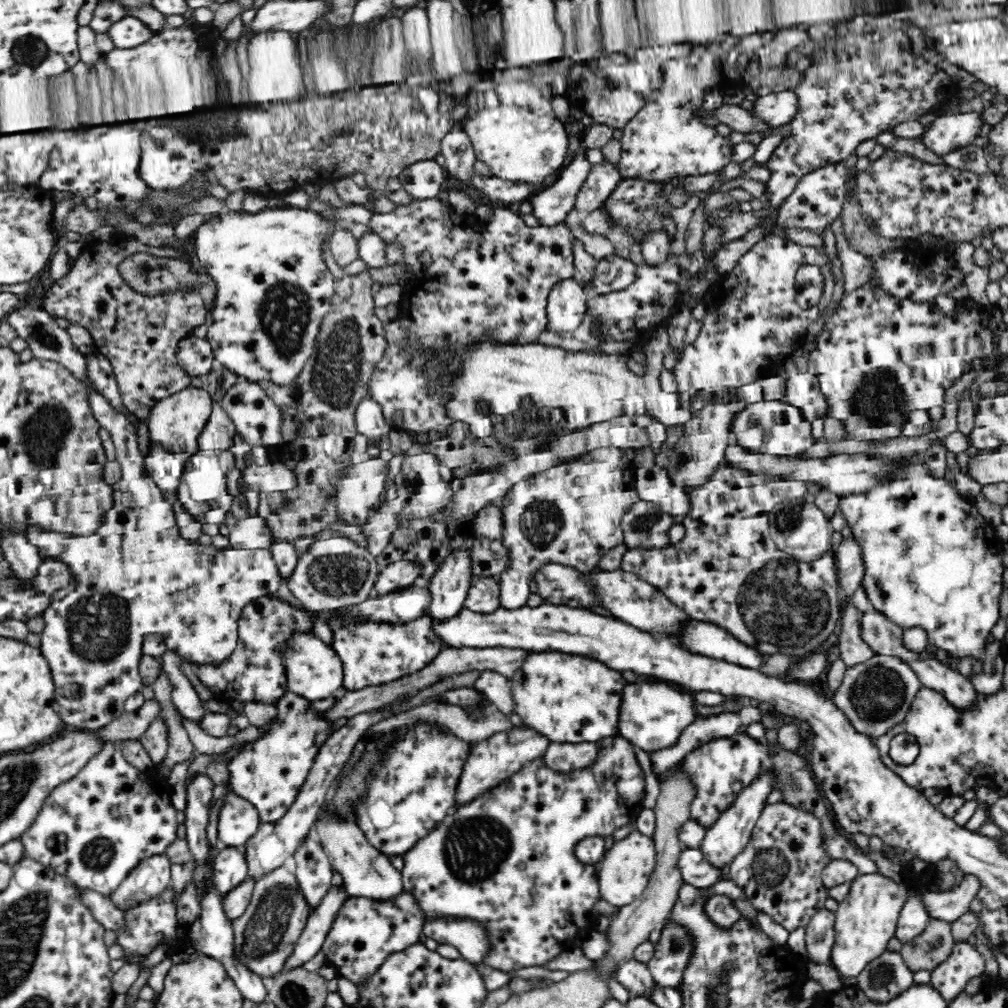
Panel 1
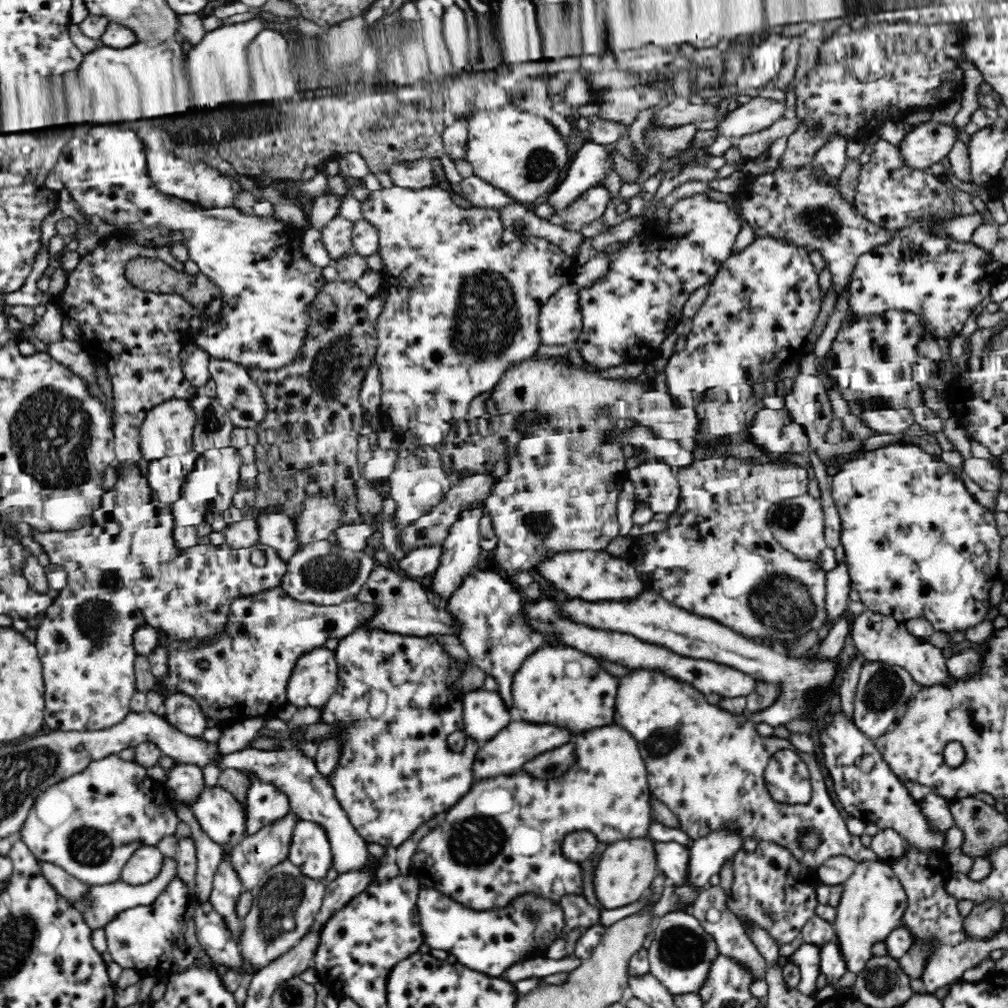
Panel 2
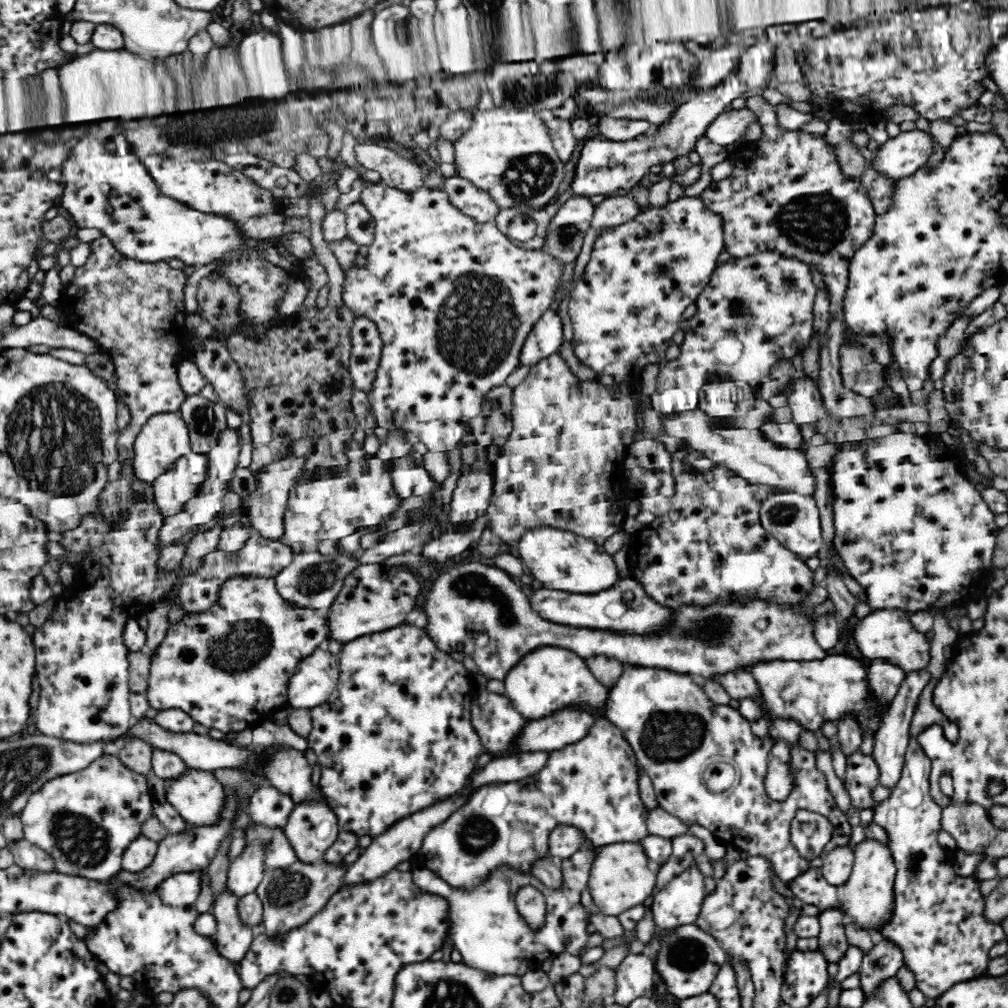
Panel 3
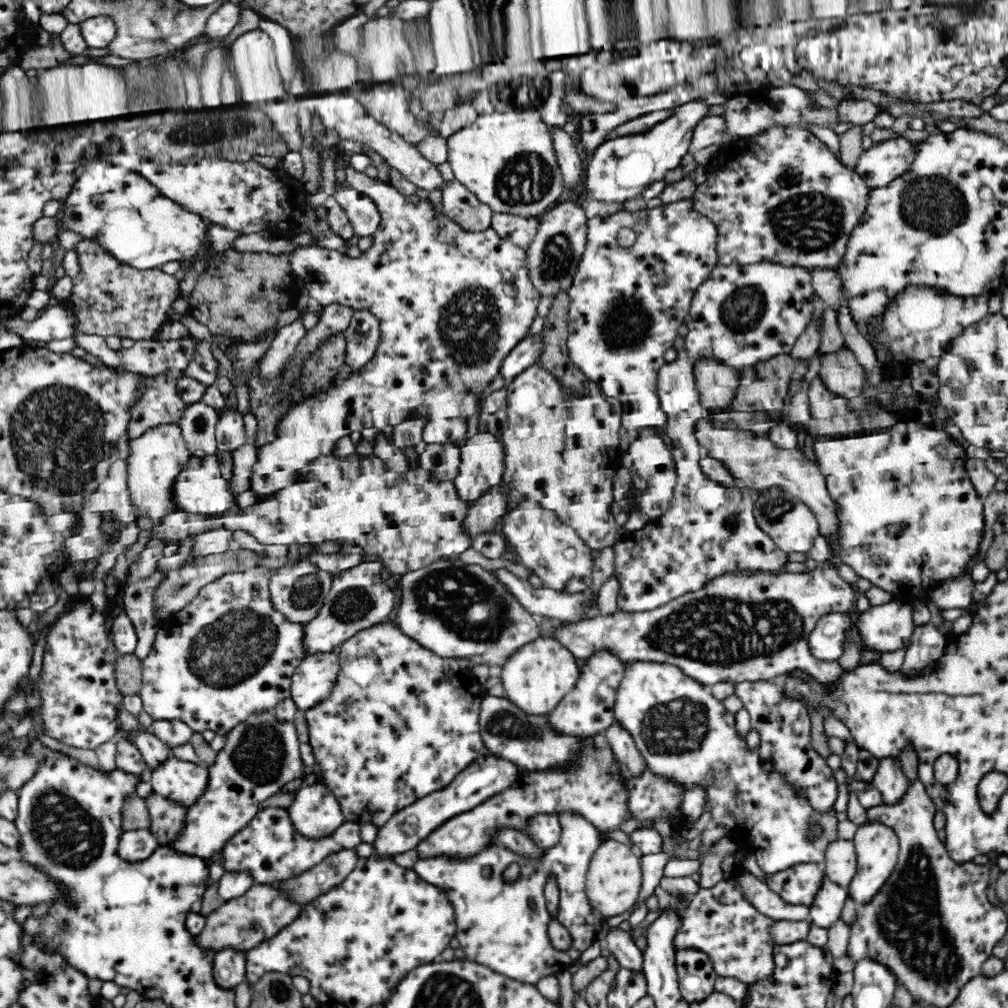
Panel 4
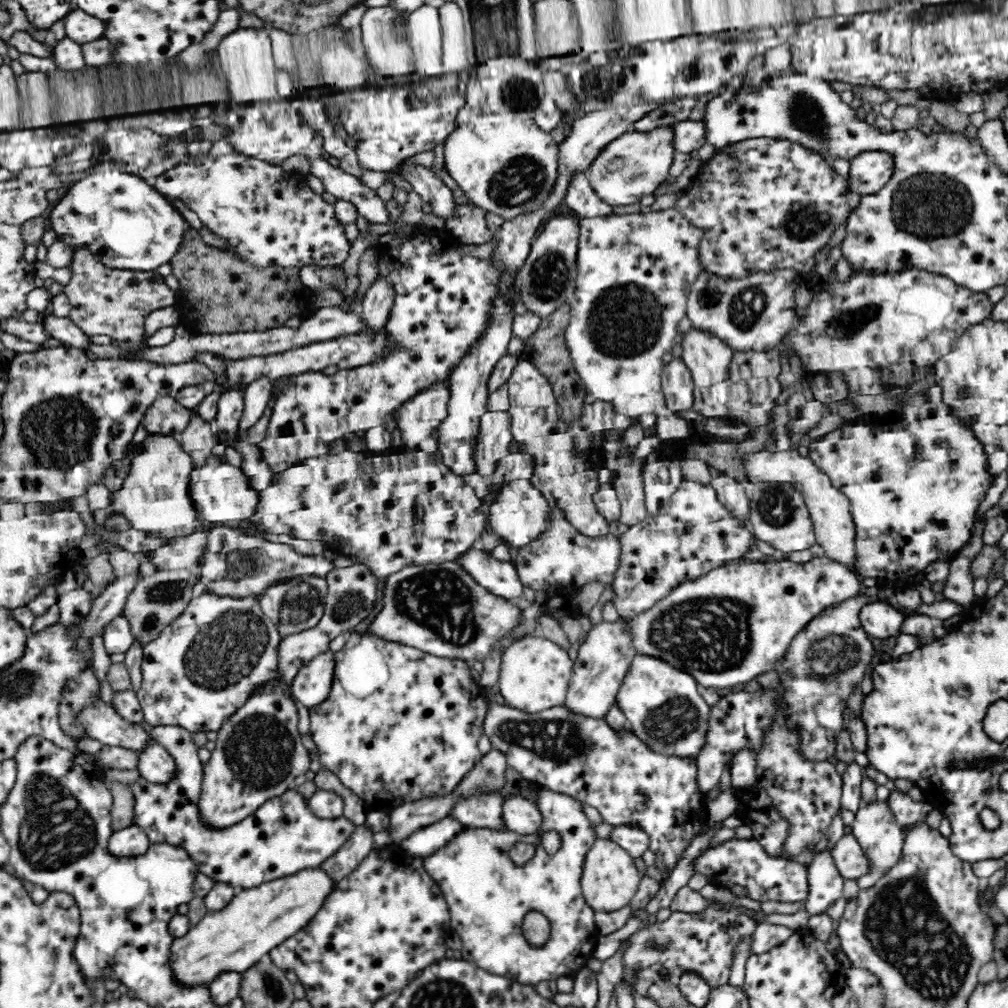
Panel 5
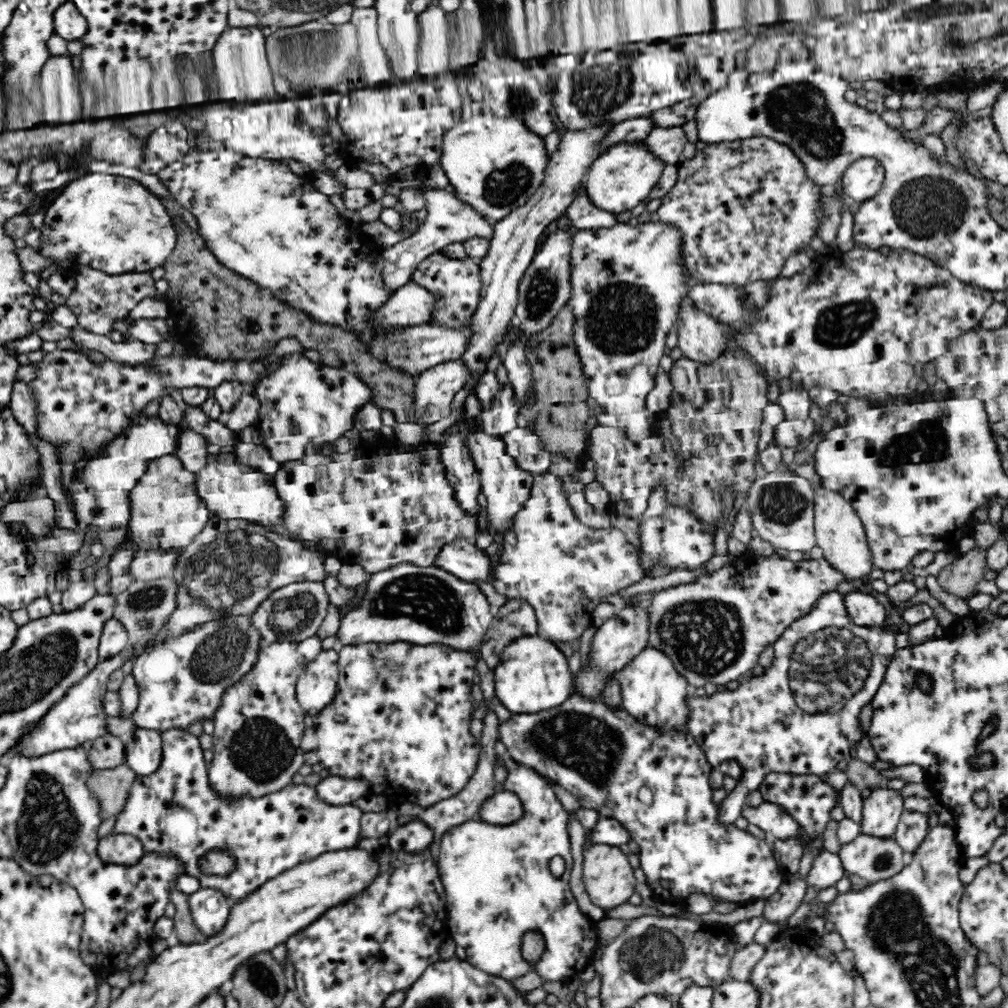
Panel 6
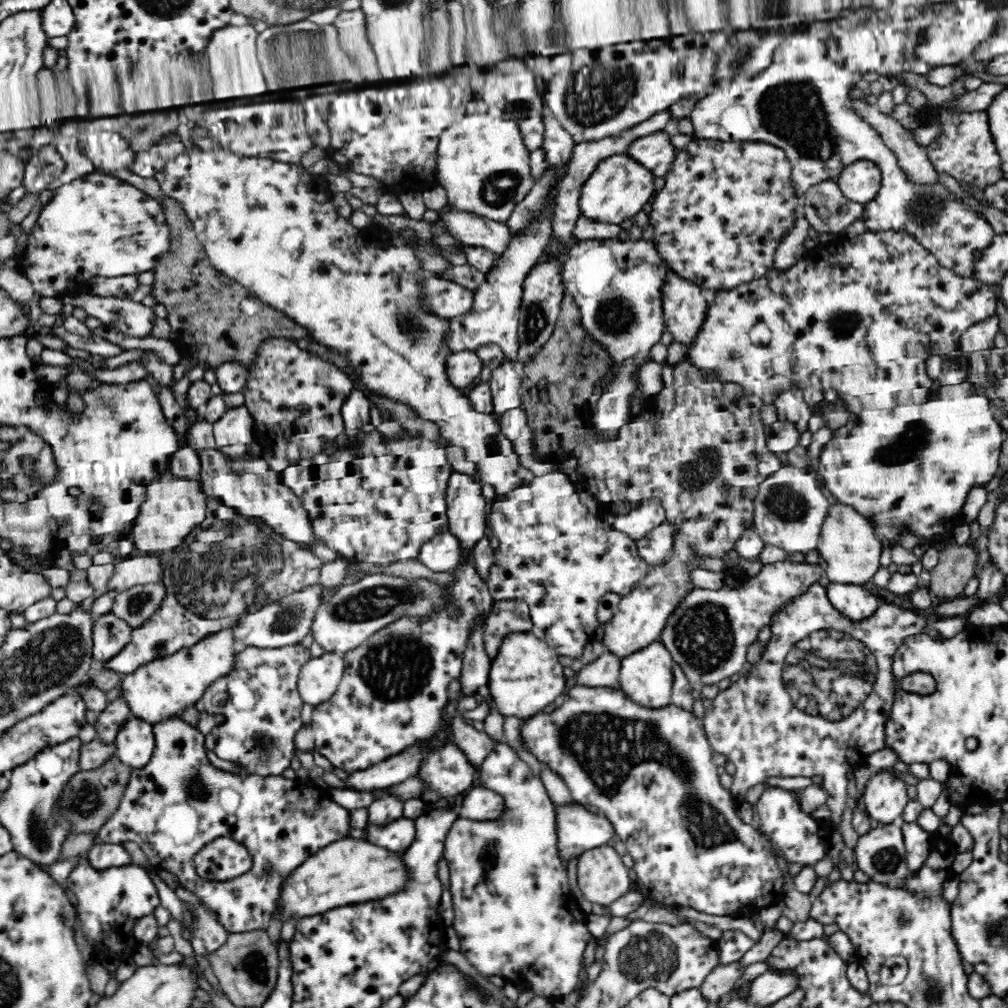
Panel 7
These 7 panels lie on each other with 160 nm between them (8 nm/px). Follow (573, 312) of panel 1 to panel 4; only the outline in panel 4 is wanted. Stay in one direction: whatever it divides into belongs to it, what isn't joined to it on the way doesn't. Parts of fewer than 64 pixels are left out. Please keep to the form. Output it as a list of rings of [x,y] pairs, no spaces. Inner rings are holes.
[[[539,335],[522,339],[500,364],[500,374],[507,385],[530,365],[534,365],[542,351],[542,339]]]

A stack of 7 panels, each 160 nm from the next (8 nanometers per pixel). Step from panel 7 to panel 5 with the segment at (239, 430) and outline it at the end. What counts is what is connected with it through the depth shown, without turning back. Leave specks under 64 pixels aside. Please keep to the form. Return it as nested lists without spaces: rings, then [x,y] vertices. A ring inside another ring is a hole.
[[[268,377],[251,382],[243,391],[244,408],[238,428],[245,433],[266,410],[267,404],[270,402],[270,386],[272,381]]]

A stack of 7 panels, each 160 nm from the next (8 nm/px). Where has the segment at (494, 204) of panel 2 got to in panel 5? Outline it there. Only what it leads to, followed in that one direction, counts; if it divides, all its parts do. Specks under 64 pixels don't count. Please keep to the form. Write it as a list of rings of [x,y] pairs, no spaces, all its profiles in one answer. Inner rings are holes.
[[[466,203],[466,206],[458,204],[456,216],[446,219],[444,229],[457,238],[461,244],[479,245],[491,241],[491,232],[485,220],[486,211]]]

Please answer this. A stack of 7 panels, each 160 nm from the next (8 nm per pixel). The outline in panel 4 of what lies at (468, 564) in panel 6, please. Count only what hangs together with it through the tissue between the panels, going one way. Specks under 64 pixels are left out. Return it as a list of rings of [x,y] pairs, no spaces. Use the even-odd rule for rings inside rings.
[[[506,568],[490,572],[532,616],[546,617],[557,623],[568,621],[574,624],[587,618],[582,605],[586,602],[584,593],[565,594],[547,587],[537,590],[533,588],[530,580],[521,580]]]

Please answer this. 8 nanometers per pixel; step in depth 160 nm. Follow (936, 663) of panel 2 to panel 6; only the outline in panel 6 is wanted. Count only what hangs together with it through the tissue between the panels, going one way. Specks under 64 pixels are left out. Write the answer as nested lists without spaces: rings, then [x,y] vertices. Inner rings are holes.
[[[869,588],[859,589],[842,595],[849,618],[860,627],[882,627],[886,610]]]

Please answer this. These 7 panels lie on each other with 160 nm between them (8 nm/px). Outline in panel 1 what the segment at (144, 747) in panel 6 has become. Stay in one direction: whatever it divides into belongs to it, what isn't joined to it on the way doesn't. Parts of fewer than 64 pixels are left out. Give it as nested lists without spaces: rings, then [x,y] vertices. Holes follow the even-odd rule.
[[[232,790],[224,794],[218,813],[217,835],[222,846],[240,848],[254,836],[260,823],[259,811],[252,803]]]

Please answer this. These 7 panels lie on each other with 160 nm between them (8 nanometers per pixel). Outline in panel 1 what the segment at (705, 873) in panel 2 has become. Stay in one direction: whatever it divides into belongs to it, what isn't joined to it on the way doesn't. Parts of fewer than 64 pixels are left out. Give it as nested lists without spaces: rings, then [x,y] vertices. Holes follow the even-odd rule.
[[[764,771],[761,777],[754,779],[747,787],[744,787],[734,802],[720,814],[716,822],[706,829],[705,836],[702,838],[698,848],[702,851],[704,860],[708,861],[710,865],[722,869],[745,850],[745,846],[753,837],[753,830],[756,827],[757,820],[761,816],[764,800],[774,790],[772,786],[776,784],[776,775],[772,774],[776,774],[776,772]]]

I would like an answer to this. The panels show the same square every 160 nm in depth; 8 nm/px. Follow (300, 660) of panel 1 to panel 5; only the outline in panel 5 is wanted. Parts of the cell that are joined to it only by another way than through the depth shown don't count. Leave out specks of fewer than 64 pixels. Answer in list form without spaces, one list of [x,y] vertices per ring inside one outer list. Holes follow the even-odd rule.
[[[328,649],[303,666],[292,682],[292,696],[310,709],[329,698],[335,673],[335,652]]]

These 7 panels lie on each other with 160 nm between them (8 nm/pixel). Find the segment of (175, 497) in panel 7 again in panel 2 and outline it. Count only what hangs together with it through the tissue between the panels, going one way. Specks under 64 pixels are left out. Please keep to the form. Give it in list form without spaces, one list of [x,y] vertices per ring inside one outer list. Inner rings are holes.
[[[168,399],[148,411],[140,426],[140,454],[148,462],[168,455],[186,454],[193,450],[192,434],[195,429],[195,411],[189,399]]]

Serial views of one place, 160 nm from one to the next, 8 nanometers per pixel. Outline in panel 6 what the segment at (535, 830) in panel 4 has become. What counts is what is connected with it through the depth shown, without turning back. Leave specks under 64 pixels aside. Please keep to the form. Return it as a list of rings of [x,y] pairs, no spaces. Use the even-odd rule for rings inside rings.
[[[510,791],[494,792],[486,802],[478,808],[477,820],[494,825],[508,825],[517,822],[521,808],[520,797]]]

